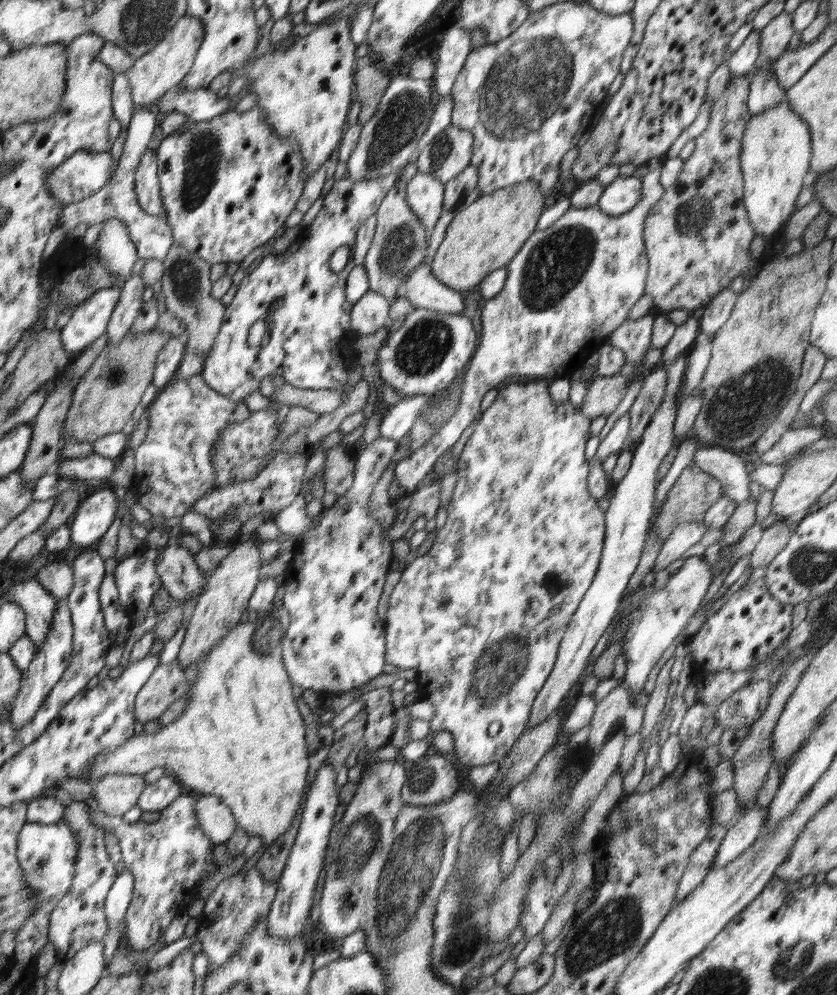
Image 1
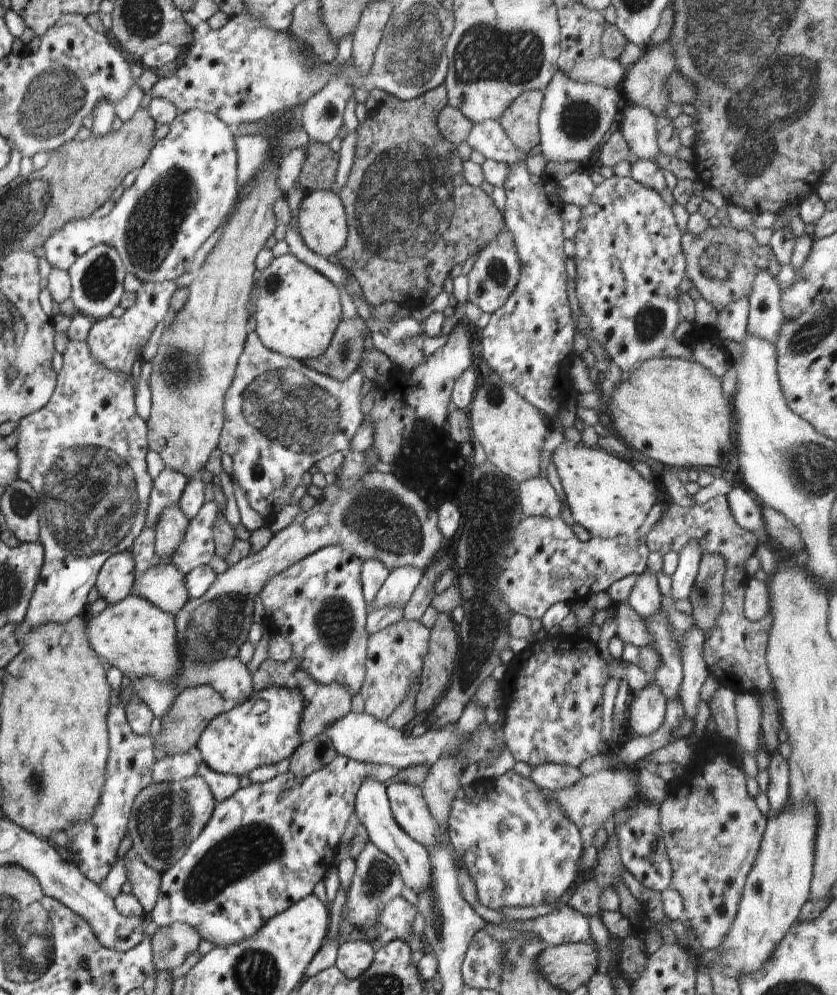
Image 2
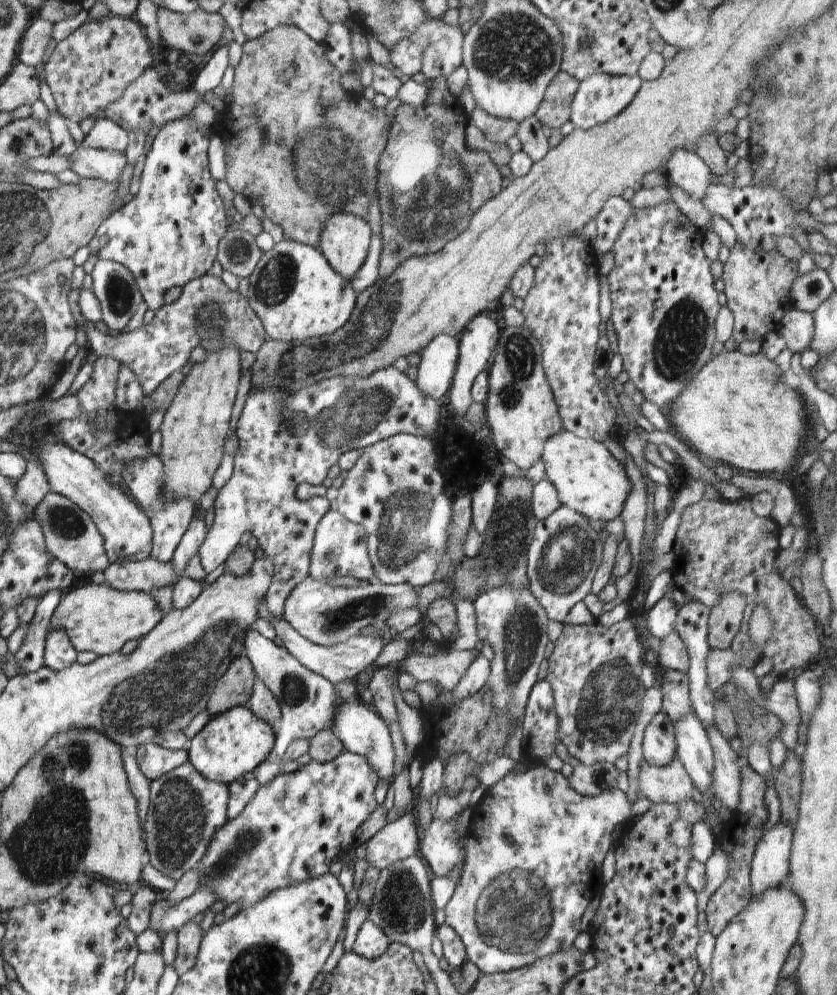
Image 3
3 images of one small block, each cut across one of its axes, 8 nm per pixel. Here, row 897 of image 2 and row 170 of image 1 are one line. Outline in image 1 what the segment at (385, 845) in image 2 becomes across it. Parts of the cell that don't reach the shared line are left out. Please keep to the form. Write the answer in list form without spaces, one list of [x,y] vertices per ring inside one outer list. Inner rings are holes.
[[[413,169],[413,176],[406,184],[406,200],[418,215],[422,225],[429,232],[444,212],[443,198],[445,185],[432,174],[422,174]]]

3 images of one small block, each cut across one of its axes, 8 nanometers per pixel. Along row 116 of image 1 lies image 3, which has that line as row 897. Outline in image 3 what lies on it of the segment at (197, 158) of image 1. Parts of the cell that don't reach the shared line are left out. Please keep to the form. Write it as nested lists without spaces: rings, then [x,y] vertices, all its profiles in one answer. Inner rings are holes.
[[[343,751],[328,763],[310,761],[296,772],[279,773],[269,784],[260,785],[250,804],[214,833],[206,854],[197,865],[200,887],[210,888],[216,901],[240,904],[244,909],[254,906],[270,892],[329,873],[332,861],[354,848],[358,828],[379,806],[374,796],[378,781],[378,774],[366,758],[349,751]]]

